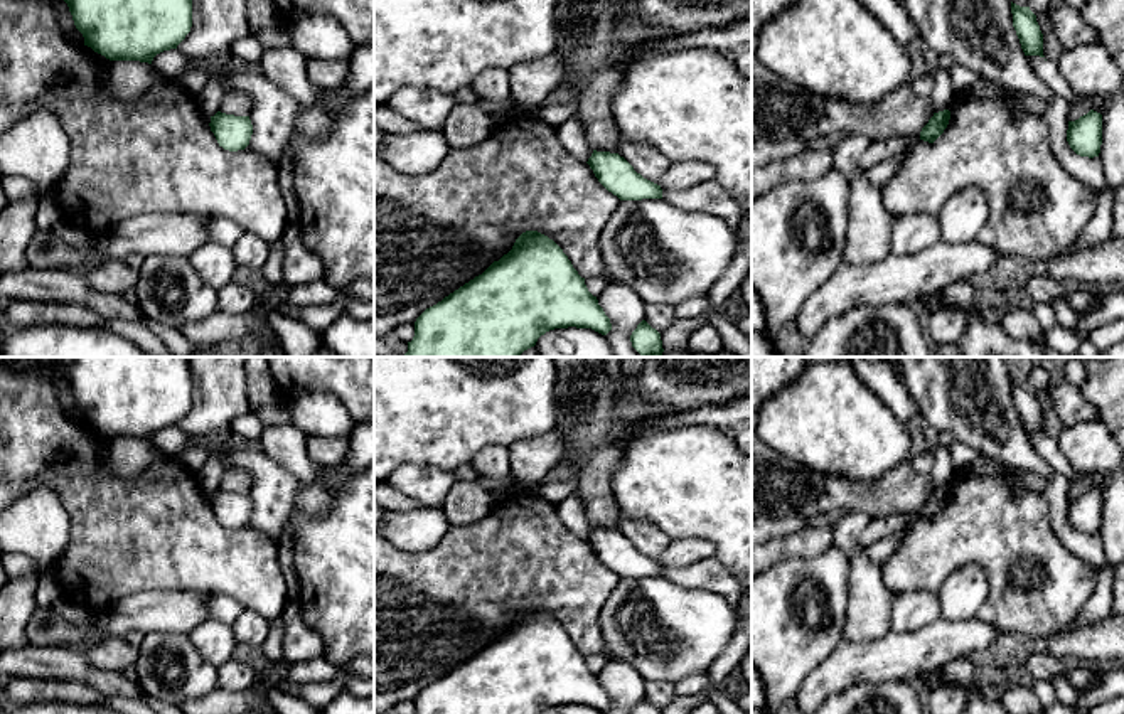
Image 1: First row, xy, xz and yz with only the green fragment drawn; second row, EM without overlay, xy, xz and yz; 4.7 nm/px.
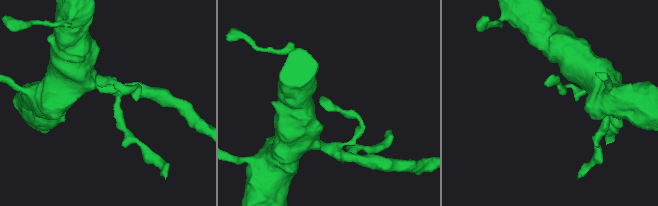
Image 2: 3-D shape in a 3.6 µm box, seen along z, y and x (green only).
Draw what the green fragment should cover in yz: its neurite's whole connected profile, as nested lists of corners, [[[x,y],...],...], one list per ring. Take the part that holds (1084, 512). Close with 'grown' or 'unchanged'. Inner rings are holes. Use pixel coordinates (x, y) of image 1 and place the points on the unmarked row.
[[[1090,487],[1075,498],[1068,498],[1067,519],[1080,534],[1099,534],[1102,522],[1102,492]]]; unchanged

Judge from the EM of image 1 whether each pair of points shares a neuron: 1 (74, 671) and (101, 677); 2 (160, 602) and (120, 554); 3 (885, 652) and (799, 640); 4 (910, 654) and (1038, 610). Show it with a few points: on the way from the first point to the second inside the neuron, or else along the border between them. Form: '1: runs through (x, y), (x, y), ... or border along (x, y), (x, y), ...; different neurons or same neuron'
1: runs through (81, 671), (95, 677); same neuron
2: border along (192, 591), (140, 590), (113, 602); different neurons
3: border along (843, 640), (809, 674); different neurons
4: border along (976, 617), (1005, 632); different neurons

